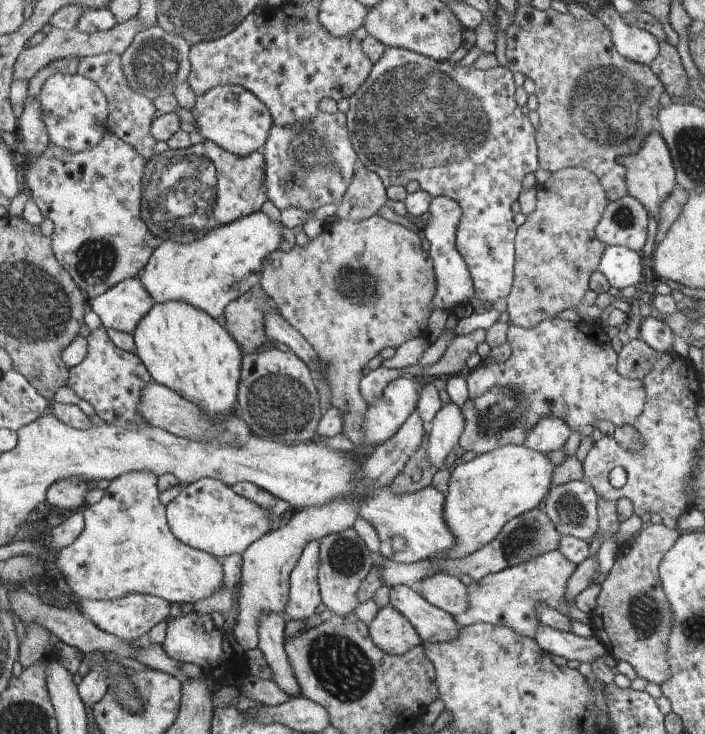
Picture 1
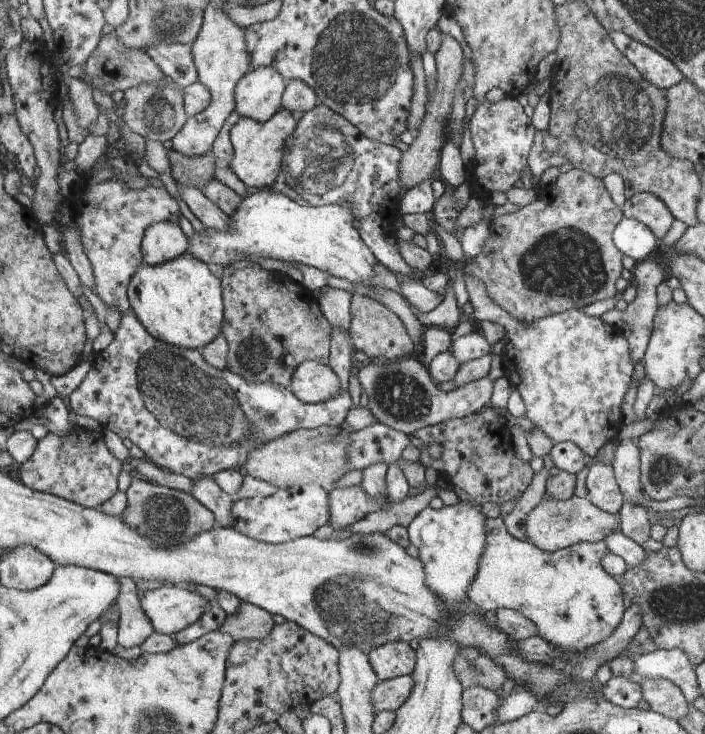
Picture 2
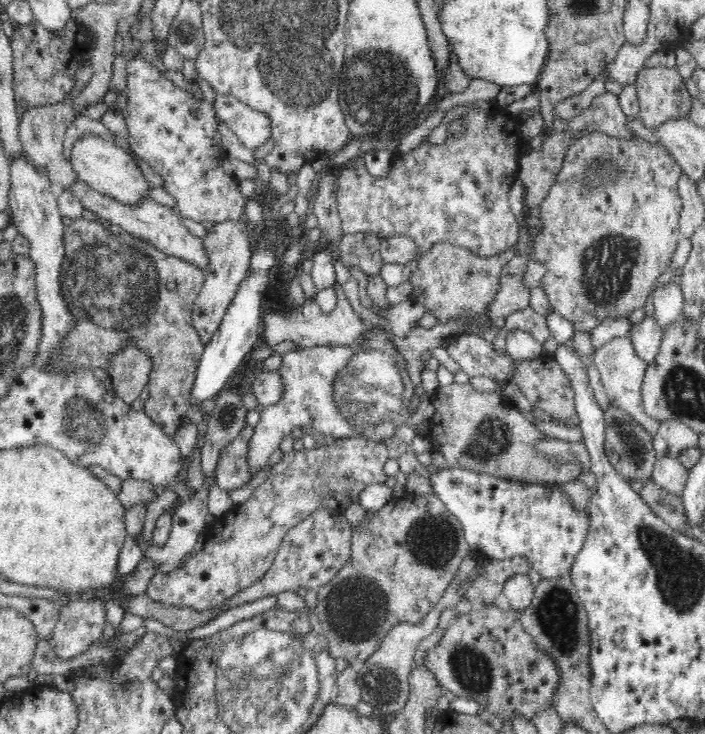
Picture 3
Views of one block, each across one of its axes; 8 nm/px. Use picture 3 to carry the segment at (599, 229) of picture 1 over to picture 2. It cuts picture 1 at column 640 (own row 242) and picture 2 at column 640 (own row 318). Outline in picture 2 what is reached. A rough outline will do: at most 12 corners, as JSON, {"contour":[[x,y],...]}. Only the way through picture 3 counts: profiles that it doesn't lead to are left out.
{"contour":[[635,193],[624,216],[647,225],[658,240],[675,220],[653,193]]}

